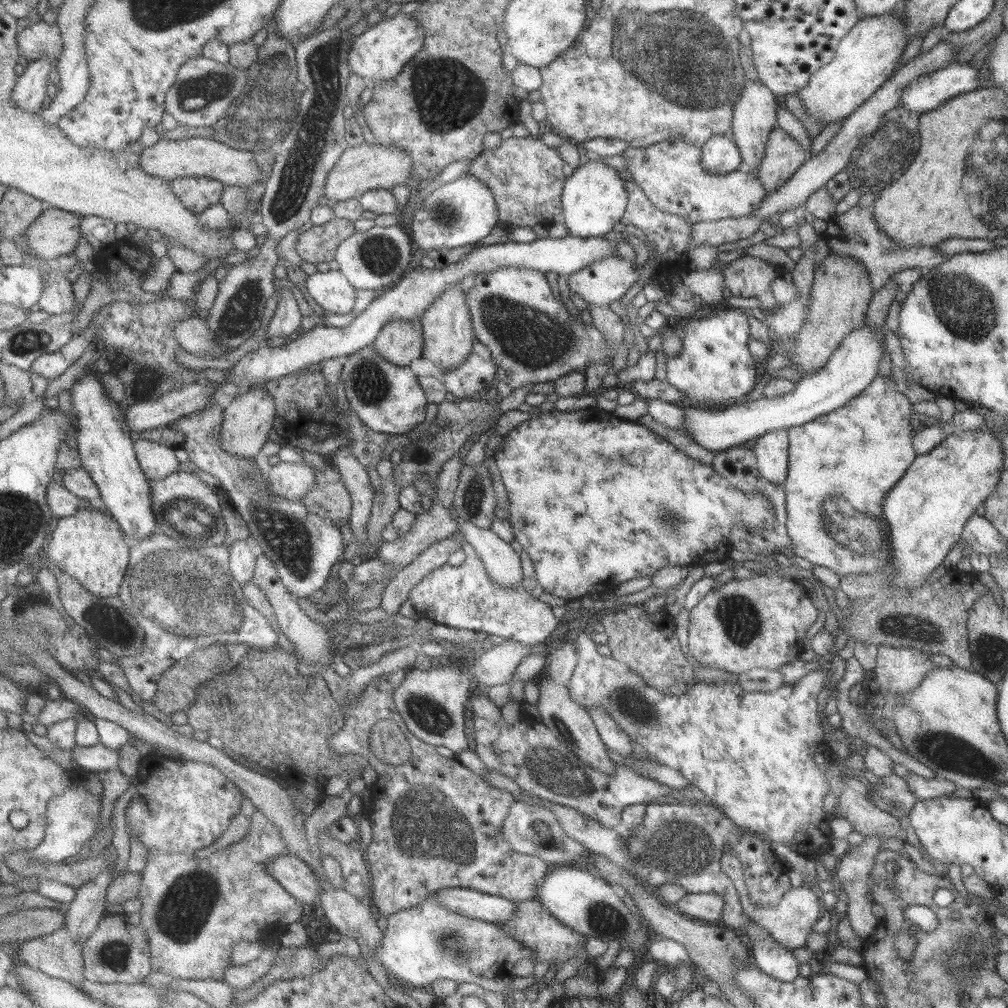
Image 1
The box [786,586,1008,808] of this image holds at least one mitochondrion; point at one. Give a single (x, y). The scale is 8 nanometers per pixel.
(954, 755)

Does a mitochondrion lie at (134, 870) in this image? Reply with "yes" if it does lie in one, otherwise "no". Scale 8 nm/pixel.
no

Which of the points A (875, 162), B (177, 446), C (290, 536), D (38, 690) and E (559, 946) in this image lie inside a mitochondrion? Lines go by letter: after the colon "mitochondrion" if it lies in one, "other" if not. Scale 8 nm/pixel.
A: mitochondrion
B: other
C: mitochondrion
D: other
E: other

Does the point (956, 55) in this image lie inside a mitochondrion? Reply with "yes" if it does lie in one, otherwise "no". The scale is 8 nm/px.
no

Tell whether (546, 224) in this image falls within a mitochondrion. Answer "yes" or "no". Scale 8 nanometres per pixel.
no

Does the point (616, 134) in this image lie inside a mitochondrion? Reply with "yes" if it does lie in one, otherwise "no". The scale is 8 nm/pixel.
no

